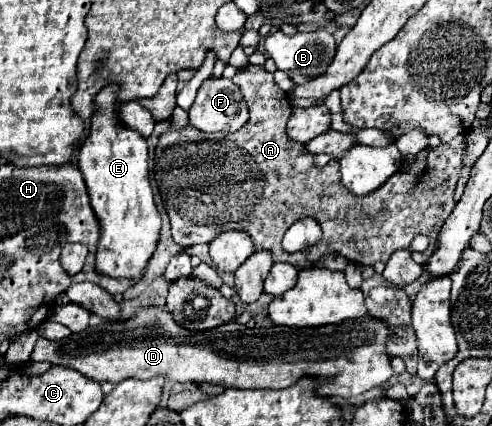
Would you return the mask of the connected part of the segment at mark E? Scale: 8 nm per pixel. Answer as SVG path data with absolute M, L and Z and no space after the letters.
M109 83L95 95L89 137L79 149L77 165L87 183L91 207L101 223L95 267L111 277L129 277L139 281L159 243L161 219L149 185L147 141L139 131L133 131L121 123L119 89L119 83Z

